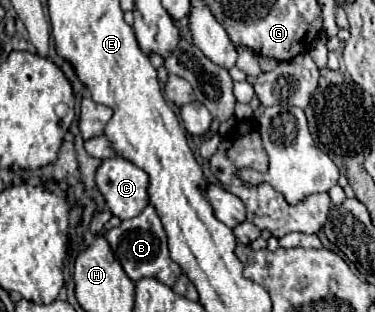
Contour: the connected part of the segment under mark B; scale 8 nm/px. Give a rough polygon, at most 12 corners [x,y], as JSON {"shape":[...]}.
{"shape":[[152,205],[106,241],[132,281],[172,287],[182,275],[170,259]]}

